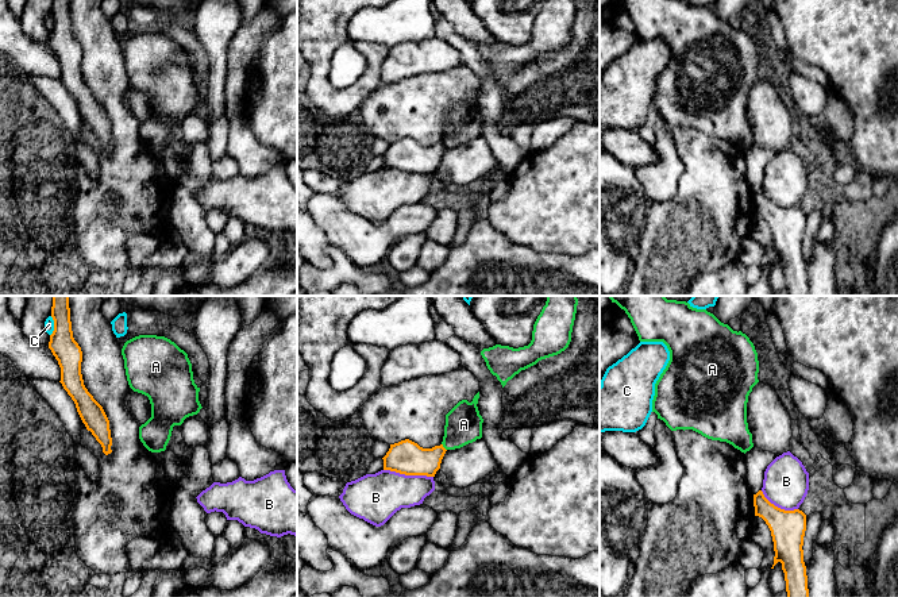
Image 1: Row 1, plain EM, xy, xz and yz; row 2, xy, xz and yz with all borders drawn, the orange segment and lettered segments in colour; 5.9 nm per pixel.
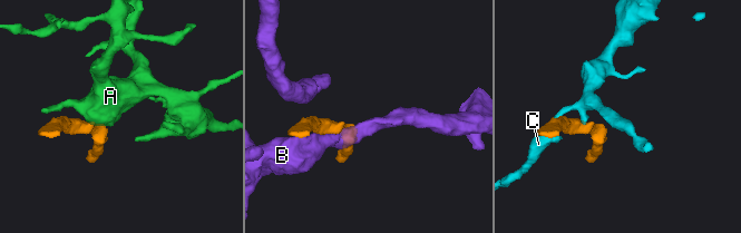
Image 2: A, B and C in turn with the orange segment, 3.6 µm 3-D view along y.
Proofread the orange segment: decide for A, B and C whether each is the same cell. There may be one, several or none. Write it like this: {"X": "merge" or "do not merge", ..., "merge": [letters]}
{"A": "do not merge", "B": "do not merge", "C": "do not merge", "merge": []}

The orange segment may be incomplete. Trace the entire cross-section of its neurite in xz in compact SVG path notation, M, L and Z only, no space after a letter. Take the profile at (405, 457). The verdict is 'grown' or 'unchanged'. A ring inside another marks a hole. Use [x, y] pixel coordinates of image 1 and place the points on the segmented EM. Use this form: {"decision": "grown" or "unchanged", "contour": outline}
{"decision": "unchanged", "contour": "M405 439L390 444L389 451L382 458L384 470L405 475L435 477L446 451L443 444L432 448L423 448L417 443Z"}

